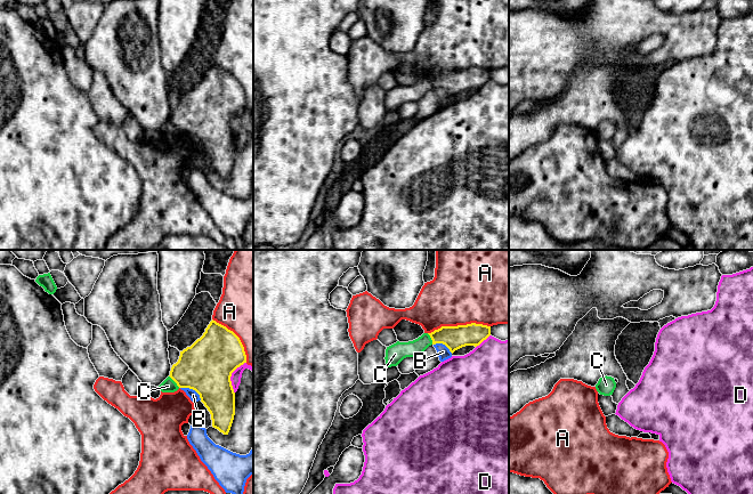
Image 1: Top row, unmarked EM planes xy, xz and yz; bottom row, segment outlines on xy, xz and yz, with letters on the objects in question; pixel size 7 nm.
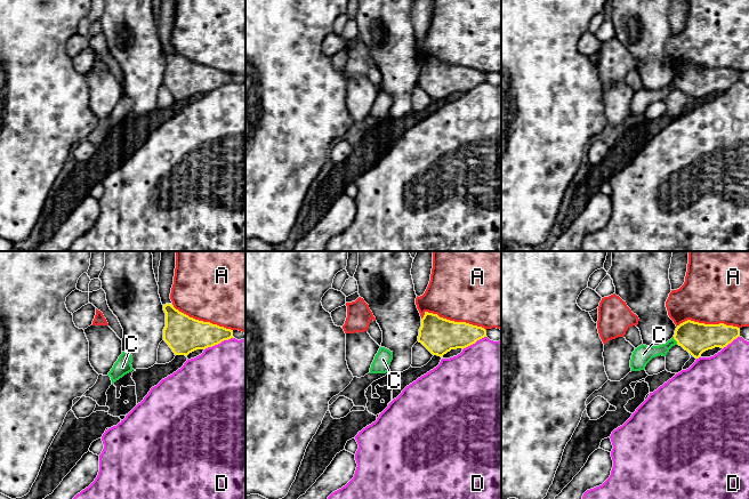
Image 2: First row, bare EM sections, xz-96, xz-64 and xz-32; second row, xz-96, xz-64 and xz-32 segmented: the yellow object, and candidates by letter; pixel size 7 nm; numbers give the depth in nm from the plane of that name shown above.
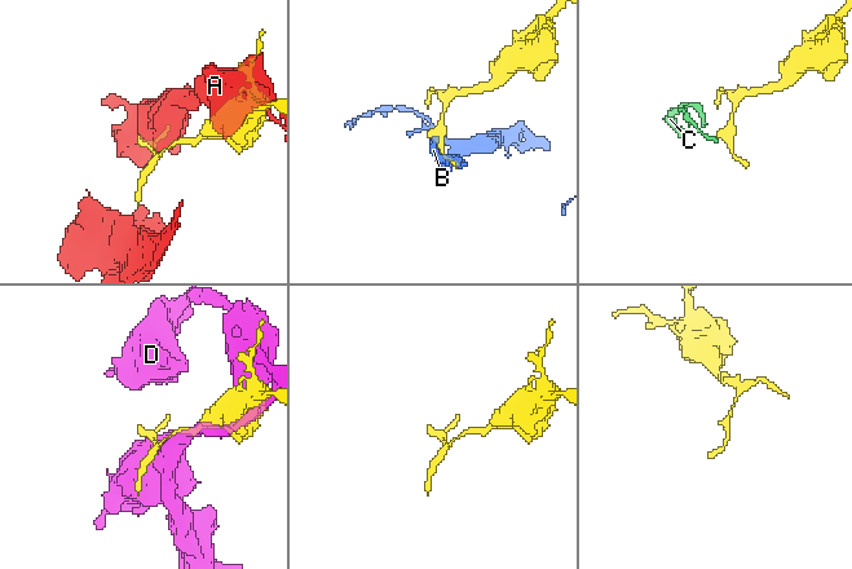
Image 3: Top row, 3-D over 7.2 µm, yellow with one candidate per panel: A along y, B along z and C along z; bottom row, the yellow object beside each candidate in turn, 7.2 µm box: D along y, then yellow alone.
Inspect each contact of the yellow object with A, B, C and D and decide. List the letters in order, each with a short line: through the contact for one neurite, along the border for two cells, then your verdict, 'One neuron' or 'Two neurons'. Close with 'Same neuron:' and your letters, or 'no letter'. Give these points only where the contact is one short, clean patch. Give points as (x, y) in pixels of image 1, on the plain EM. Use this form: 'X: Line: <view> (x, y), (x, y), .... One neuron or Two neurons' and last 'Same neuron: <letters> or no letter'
A: Two neurons
B: Two neurons
C: Line: xy (169, 120), (179, 131). Two neurons
D: Two neurons
Same neuron: no letter

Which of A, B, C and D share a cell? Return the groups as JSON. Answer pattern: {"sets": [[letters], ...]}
{"sets": [["A"], ["B"], ["C"], ["D"]]}

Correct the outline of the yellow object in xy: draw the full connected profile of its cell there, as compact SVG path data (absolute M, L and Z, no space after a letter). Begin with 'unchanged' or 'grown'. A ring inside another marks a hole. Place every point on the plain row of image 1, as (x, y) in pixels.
unchanged; M212 64L203 80L180 96L169 121L179 132L195 135L211 159L212 171L228 179L235 160L230 121L244 107L240 82Z

